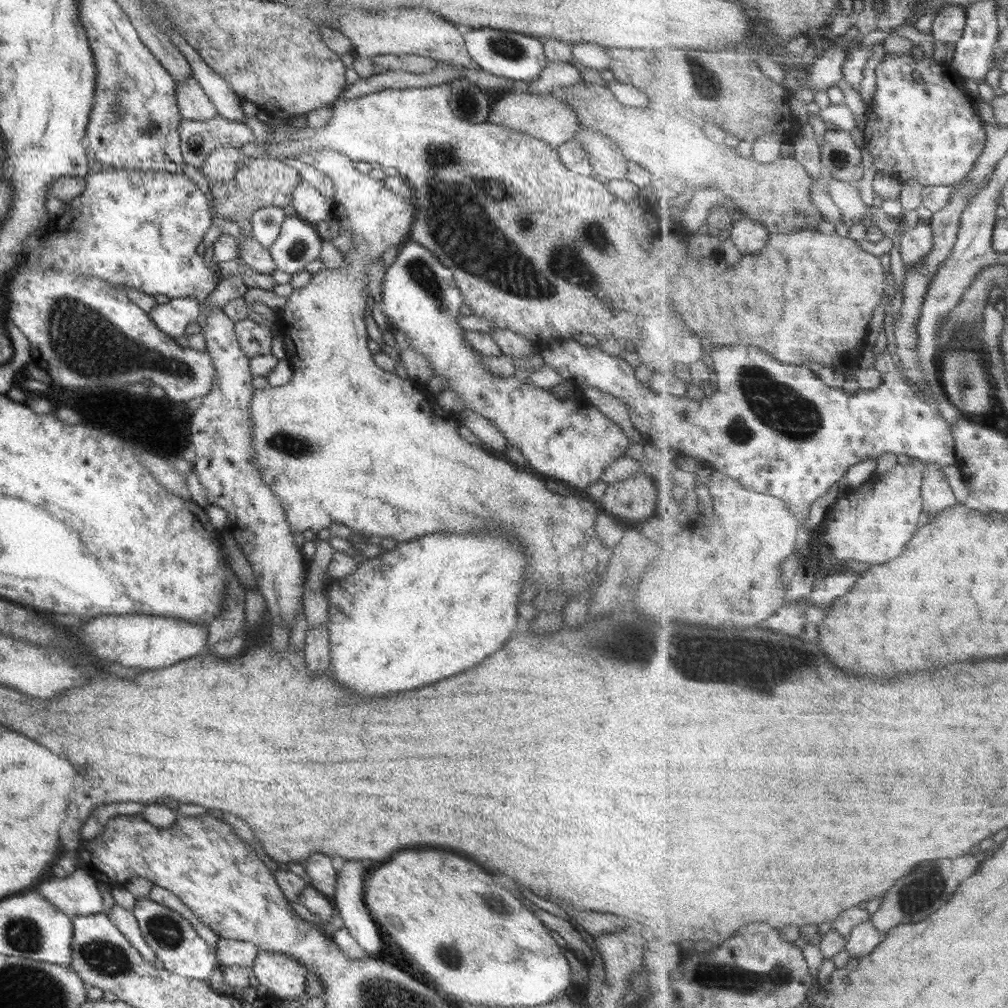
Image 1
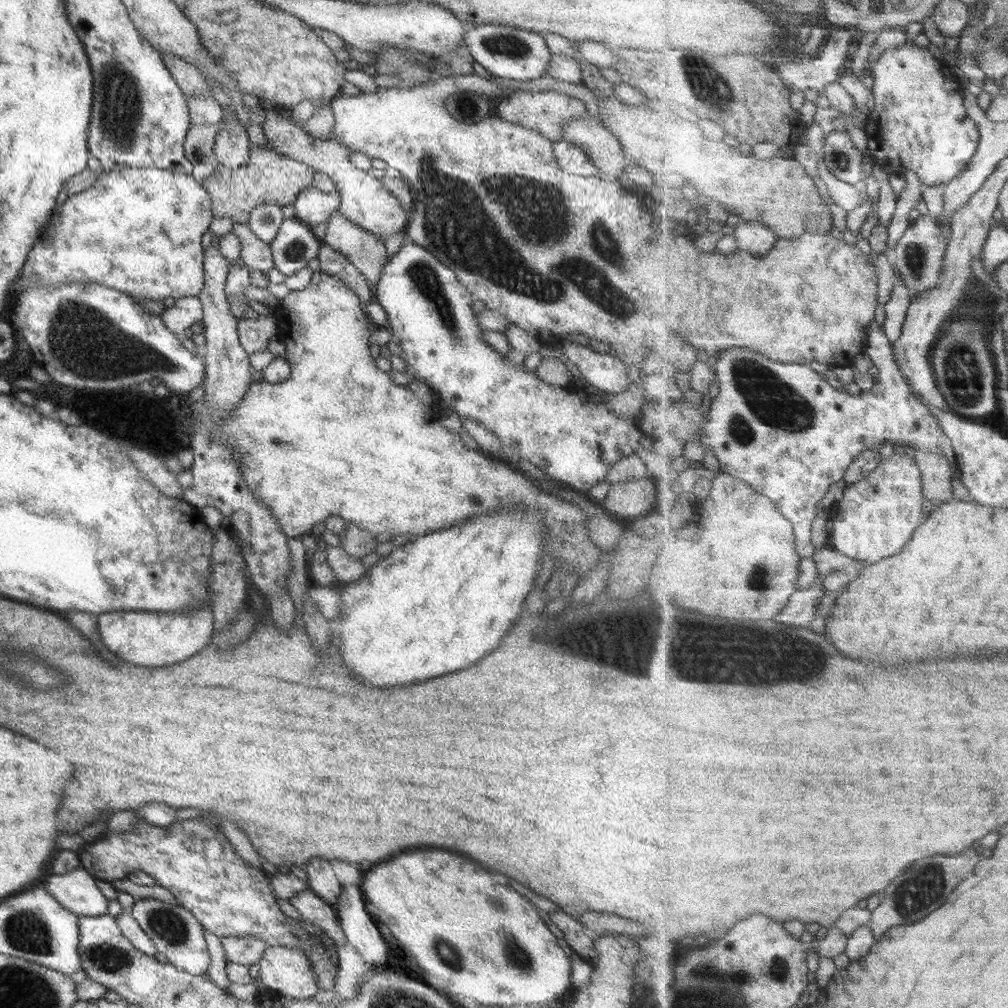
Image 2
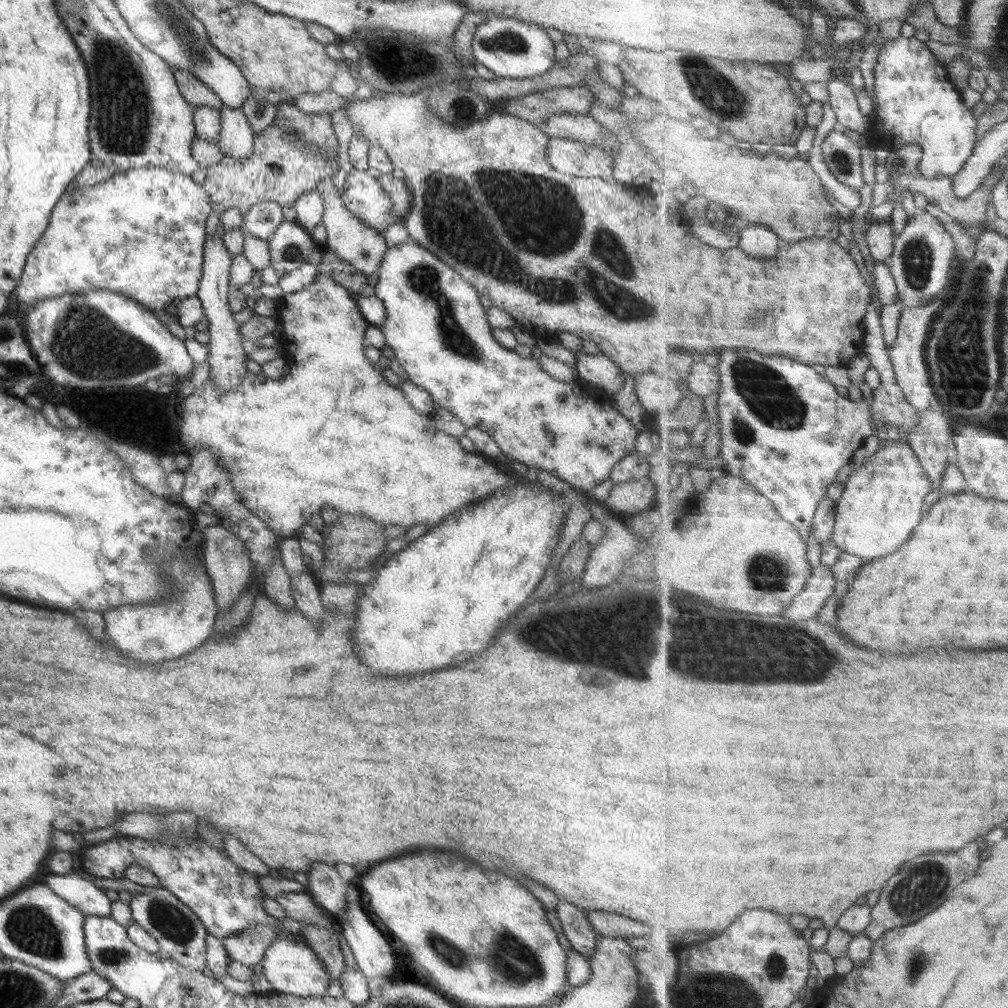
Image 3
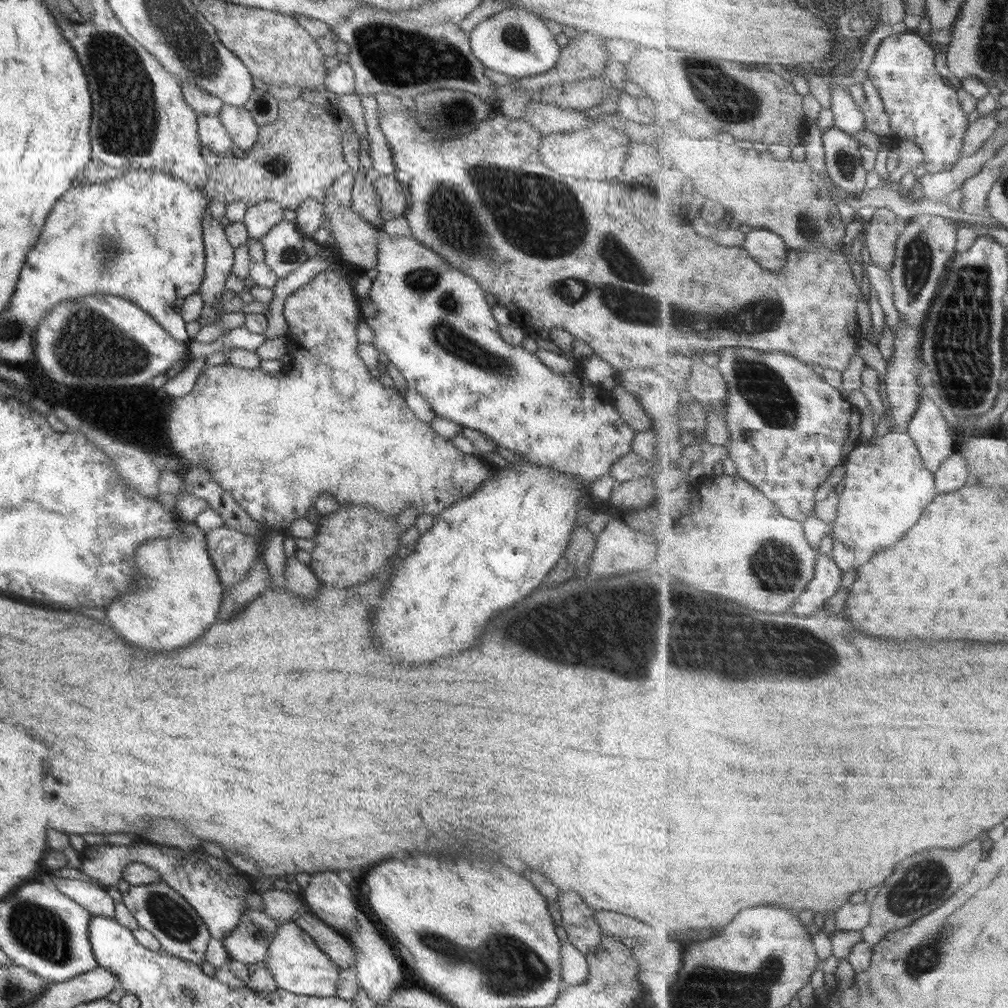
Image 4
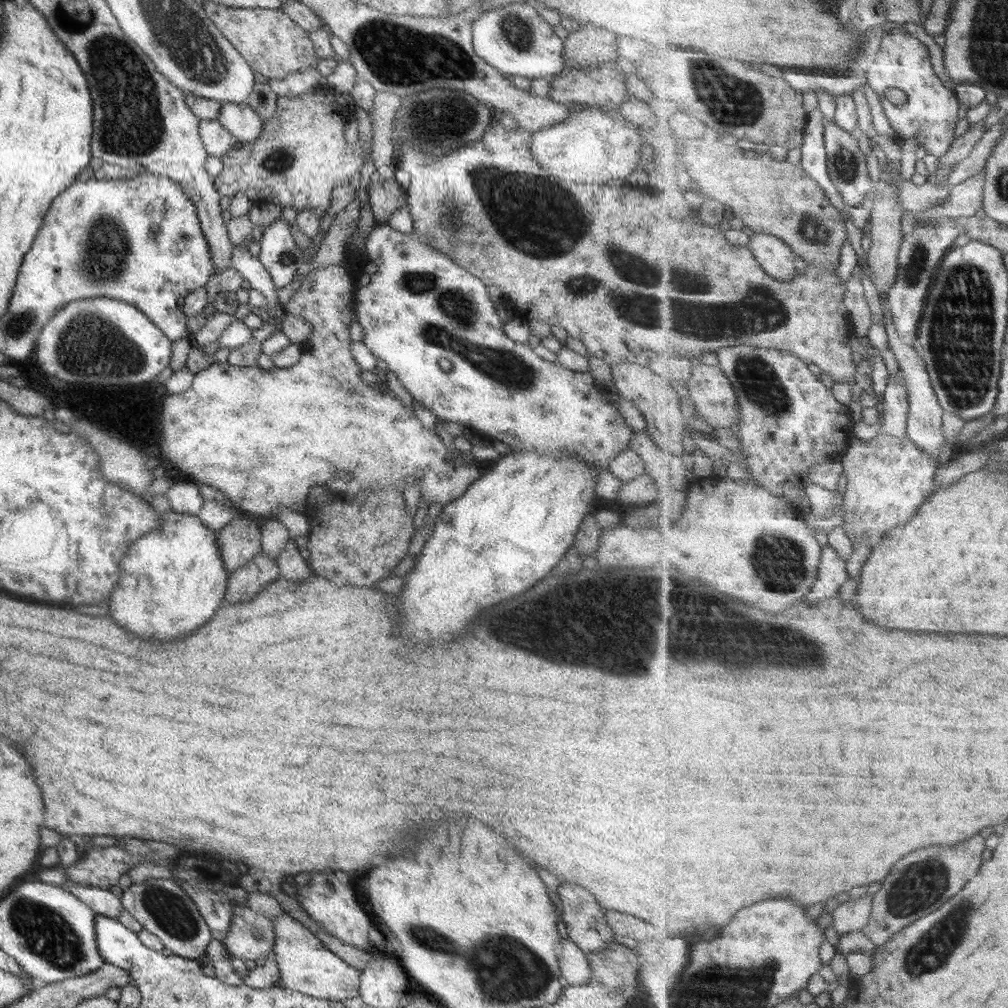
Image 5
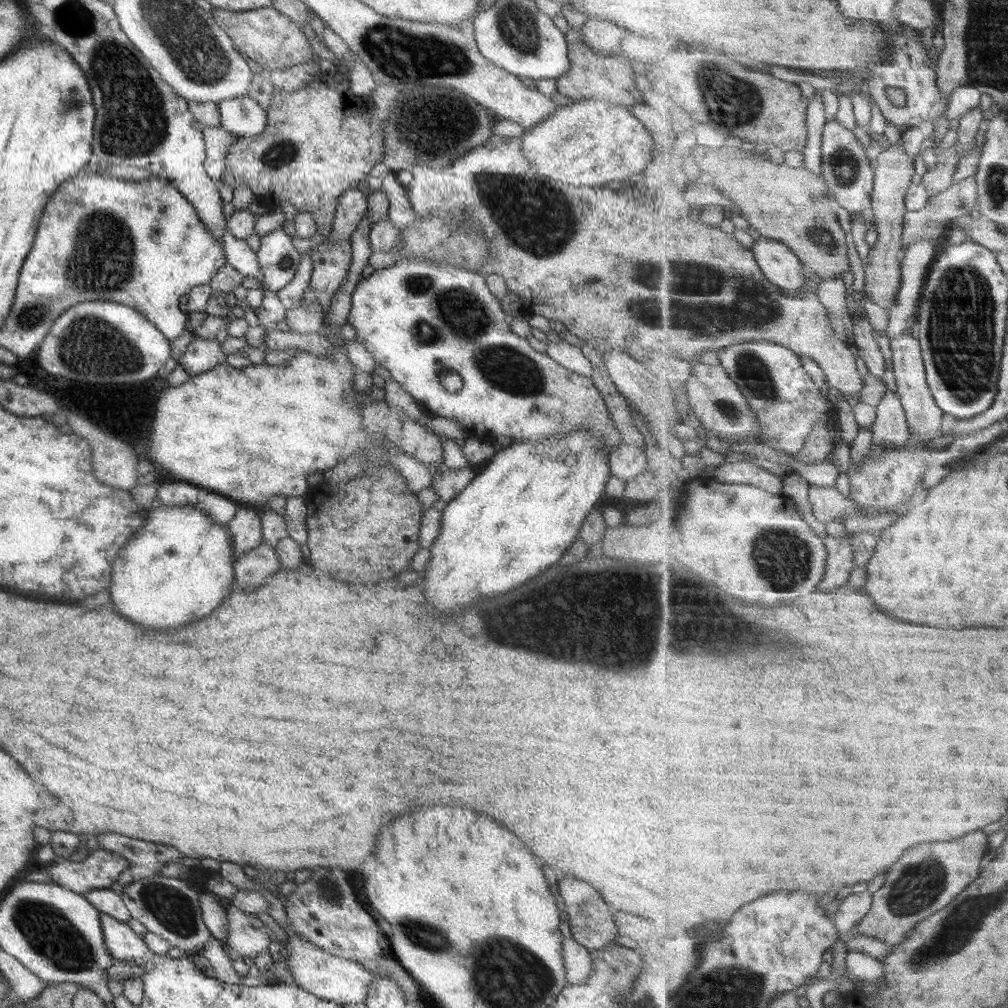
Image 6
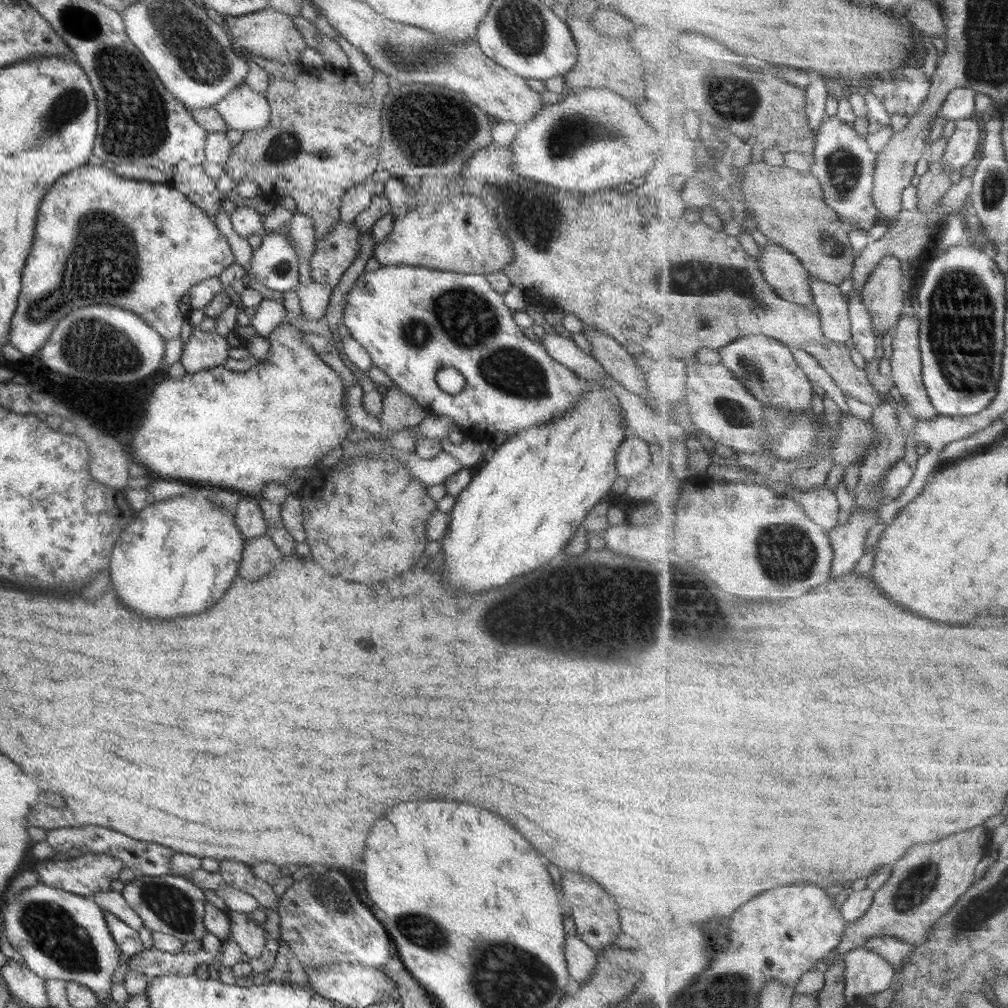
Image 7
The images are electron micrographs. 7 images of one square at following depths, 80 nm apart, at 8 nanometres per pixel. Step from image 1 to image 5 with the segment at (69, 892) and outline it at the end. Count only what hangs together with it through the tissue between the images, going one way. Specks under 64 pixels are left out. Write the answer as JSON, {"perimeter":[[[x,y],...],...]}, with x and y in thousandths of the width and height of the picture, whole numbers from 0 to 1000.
{"perimeter":[[[63,876],[63,880],[86,901],[89,901],[94,908],[116,912],[117,905],[121,901],[119,892],[106,882],[102,883],[90,879],[67,876]]]}

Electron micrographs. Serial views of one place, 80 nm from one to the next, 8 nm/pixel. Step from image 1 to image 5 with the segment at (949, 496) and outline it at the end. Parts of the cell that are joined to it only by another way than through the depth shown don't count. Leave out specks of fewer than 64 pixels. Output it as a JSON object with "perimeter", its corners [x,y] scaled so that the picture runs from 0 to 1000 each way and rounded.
{"perimeter":[[[871,290],[871,298],[875,303],[876,310],[876,320],[878,325],[878,330],[880,333],[880,344],[887,351],[888,357],[892,363],[892,370],[896,372],[898,381],[900,382],[900,387],[902,387],[903,394],[903,410],[901,415],[901,433],[904,437],[914,442],[919,448],[924,448],[925,452],[930,453],[931,458],[935,456],[934,444],[938,440],[938,432],[936,429],[936,416],[938,411],[938,406],[934,403],[929,393],[927,383],[924,379],[924,374],[921,366],[919,365],[918,359],[915,357],[914,349],[912,348],[910,342],[902,342],[894,335],[892,335],[888,325],[884,319],[884,310],[881,307],[879,297],[880,292],[877,290]]]}

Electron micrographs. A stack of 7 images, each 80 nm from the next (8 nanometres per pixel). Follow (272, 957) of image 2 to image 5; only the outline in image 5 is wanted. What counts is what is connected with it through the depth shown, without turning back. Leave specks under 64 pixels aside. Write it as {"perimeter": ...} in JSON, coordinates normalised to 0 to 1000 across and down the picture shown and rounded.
{"perimeter":[[[286,905],[271,911],[270,918],[272,921],[270,945],[279,978],[318,992],[341,993],[355,985],[355,962],[344,958],[337,950],[326,944],[315,931],[300,917],[291,913]]]}

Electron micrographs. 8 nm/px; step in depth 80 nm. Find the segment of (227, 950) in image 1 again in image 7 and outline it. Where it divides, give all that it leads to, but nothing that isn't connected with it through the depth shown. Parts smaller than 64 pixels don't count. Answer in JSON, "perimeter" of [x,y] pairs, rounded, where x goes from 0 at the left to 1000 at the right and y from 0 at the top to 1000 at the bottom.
{"perimeter":[[[227,904],[226,914],[228,917],[228,928],[238,940],[240,946],[249,950],[257,950],[263,938],[264,931],[260,917],[252,914],[246,906]]]}

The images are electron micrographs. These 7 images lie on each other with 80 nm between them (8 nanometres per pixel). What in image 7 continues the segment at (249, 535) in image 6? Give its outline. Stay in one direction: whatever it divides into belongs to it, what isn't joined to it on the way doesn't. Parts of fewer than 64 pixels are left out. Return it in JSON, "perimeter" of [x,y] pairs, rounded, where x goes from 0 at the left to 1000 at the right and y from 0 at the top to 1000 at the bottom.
{"perimeter":[[[238,492],[230,512],[232,513],[233,522],[243,539],[248,534],[264,531],[264,520],[253,493]]]}

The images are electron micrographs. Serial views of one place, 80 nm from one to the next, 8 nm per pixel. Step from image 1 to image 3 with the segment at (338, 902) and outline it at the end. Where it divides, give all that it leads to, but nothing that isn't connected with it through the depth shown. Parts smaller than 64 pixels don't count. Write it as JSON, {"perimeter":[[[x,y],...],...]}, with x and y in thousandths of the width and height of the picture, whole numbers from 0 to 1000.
{"perimeter":[[[344,881],[344,893],[341,903],[341,912],[337,916],[339,929],[346,939],[348,950],[354,960],[360,965],[367,982],[373,981],[382,974],[389,971],[390,968],[390,942],[388,938],[382,935],[382,931],[376,927],[376,923],[368,913],[358,897],[356,897],[356,887],[350,881]]]}

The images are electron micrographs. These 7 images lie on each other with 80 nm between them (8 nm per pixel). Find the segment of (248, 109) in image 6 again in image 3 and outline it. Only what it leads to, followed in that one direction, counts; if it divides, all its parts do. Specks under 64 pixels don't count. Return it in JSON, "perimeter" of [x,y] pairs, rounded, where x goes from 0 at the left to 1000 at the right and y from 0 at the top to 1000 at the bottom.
{"perimeter":[[[220,105],[218,111],[218,128],[214,144],[220,155],[230,159],[243,159],[250,152],[251,130],[245,123],[239,106]]]}

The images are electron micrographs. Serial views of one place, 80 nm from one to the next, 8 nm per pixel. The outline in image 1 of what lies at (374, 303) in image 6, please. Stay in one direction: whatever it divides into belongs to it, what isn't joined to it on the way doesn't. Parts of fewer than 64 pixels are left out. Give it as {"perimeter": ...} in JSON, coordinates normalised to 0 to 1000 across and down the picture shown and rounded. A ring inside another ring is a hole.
{"perimeter":[[[404,238],[395,247],[392,259],[381,270],[378,282],[378,302],[375,309],[376,315],[385,321],[389,329],[398,328],[407,337],[407,342],[414,349],[418,349],[426,358],[431,369],[429,373],[436,372],[443,375],[444,386],[455,391],[459,406],[465,406],[471,411],[486,417],[491,425],[501,434],[502,439],[511,442],[517,448],[525,464],[536,473],[548,472],[553,476],[559,476],[568,483],[571,488],[578,490],[581,483],[592,478],[598,465],[608,455],[616,453],[619,446],[626,438],[616,426],[600,412],[593,408],[586,400],[580,401],[575,389],[566,395],[550,395],[545,387],[529,384],[524,380],[517,380],[509,373],[489,374],[480,368],[476,360],[476,351],[471,349],[462,339],[459,331],[461,328],[453,322],[453,307],[459,302],[457,293],[451,283],[448,271],[439,265],[424,248],[416,241]],[[572,407],[582,409],[581,414],[574,414]]]}

